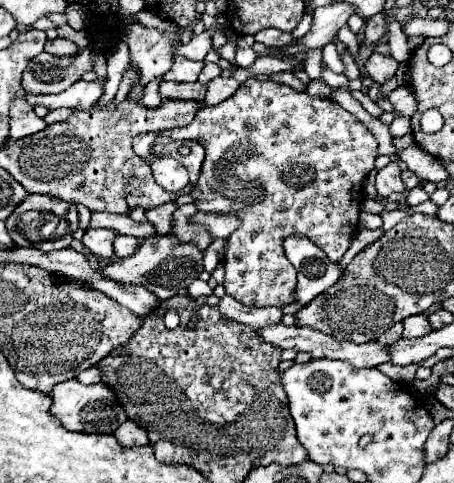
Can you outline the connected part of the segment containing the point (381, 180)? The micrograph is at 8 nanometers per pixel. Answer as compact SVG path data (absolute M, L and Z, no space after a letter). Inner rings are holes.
M390 163L386 165L384 169L378 171L376 175L376 189L378 189L378 195L382 197L388 197L390 193L398 193L398 191L404 191L404 183L400 179L400 173L402 169L398 167L398 163Z

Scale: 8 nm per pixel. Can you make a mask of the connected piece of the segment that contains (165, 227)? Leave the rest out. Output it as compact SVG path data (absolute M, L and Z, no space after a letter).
M166 203L166 205L160 205L156 209L146 211L148 221L156 227L156 233L160 233L160 235L172 233L172 221L174 221L172 215L174 215L176 209L178 209L176 203Z

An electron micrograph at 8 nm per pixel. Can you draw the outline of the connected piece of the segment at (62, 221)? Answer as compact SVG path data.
M28 195L6 219L6 229L12 241L20 247L32 245L40 251L54 251L70 247L72 235L78 229L78 211L74 203L66 203L62 199L42 197L42 195Z

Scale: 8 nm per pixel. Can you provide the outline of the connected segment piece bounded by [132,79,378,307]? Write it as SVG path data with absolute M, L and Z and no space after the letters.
M250 79L240 89L216 107L202 107L188 127L165 132L142 133L132 141L134 153L152 163L152 173L158 185L166 191L180 191L186 185L186 169L172 157L152 155L152 143L159 135L174 140L196 139L206 149L202 173L192 189L198 211L236 213L242 221L240 229L228 237L226 245L226 293L248 307L284 307L296 299L296 269L286 259L282 239L292 233L306 235L316 243L330 261L338 263L358 229L358 213L362 201L364 177L374 169L378 157L378 141L366 129L366 125L342 109L336 101L324 97L312 97L306 91L296 91L288 85L274 81Z

